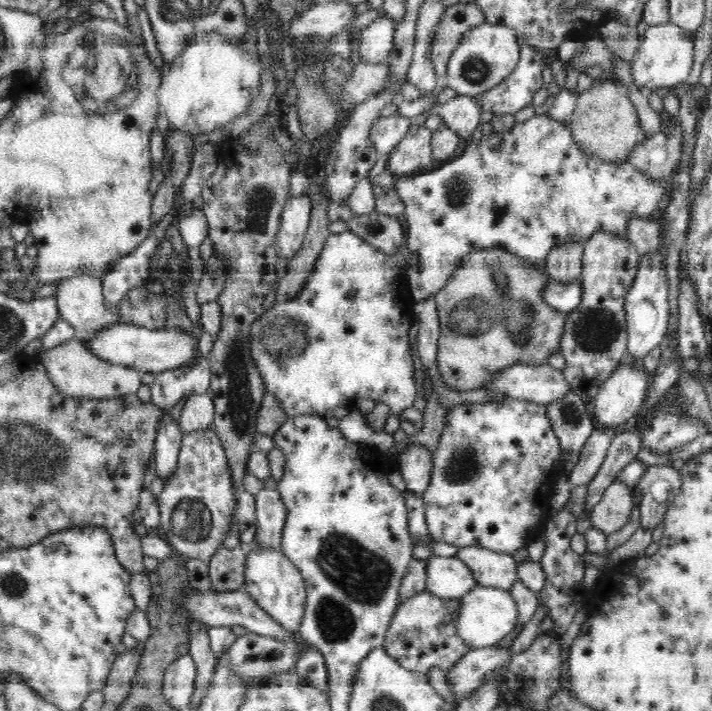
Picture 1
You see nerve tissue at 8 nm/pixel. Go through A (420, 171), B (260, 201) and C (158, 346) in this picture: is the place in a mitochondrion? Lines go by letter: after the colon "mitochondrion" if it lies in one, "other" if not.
A: other
B: mitochondrion
C: other

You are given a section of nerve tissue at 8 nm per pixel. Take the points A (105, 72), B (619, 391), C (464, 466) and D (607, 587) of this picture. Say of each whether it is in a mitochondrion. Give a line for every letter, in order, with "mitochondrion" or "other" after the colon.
A: mitochondrion
B: other
C: mitochondrion
D: other

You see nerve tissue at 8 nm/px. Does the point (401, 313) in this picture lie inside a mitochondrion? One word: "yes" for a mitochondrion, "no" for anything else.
no

